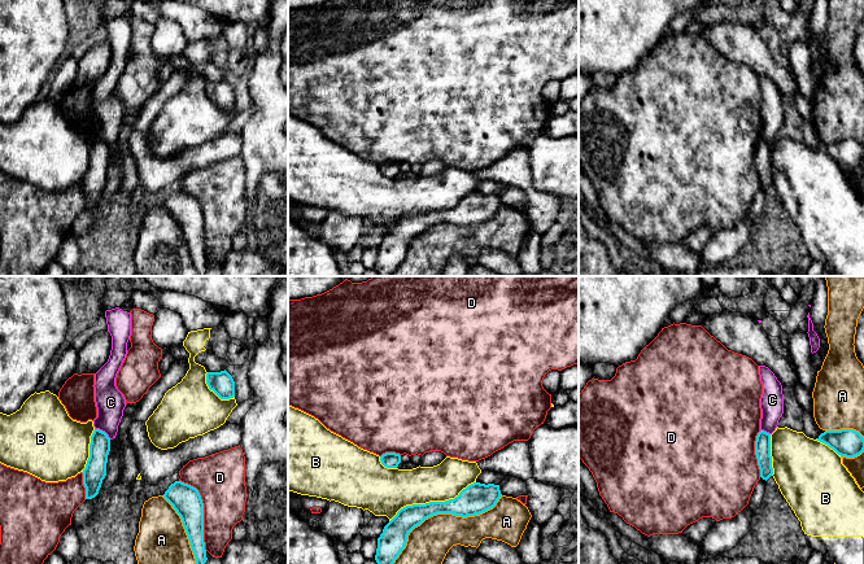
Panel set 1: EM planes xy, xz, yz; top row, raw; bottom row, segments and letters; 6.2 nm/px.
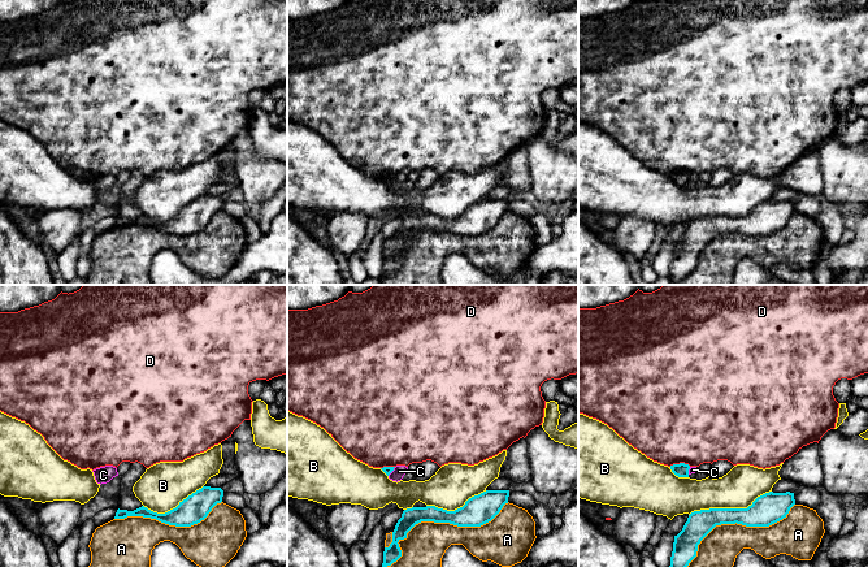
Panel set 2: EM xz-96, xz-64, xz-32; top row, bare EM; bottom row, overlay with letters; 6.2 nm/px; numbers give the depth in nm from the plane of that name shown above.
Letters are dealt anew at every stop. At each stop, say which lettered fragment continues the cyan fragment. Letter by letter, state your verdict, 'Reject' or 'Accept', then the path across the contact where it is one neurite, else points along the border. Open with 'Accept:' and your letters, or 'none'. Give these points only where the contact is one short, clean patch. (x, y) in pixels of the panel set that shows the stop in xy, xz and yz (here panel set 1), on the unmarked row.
Accept: none
A: Reject
B: Reject
C: Reject. Boundary: xy (95, 138), (99, 138), (110, 148)
D: Reject

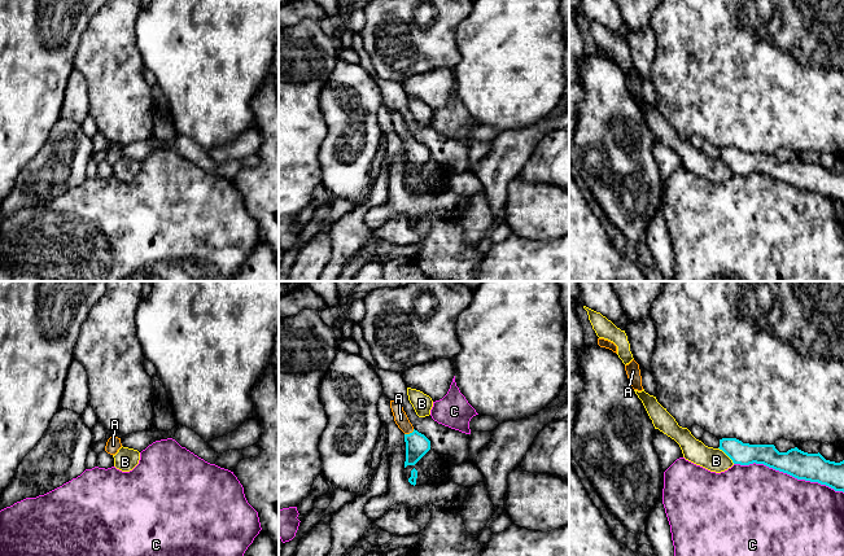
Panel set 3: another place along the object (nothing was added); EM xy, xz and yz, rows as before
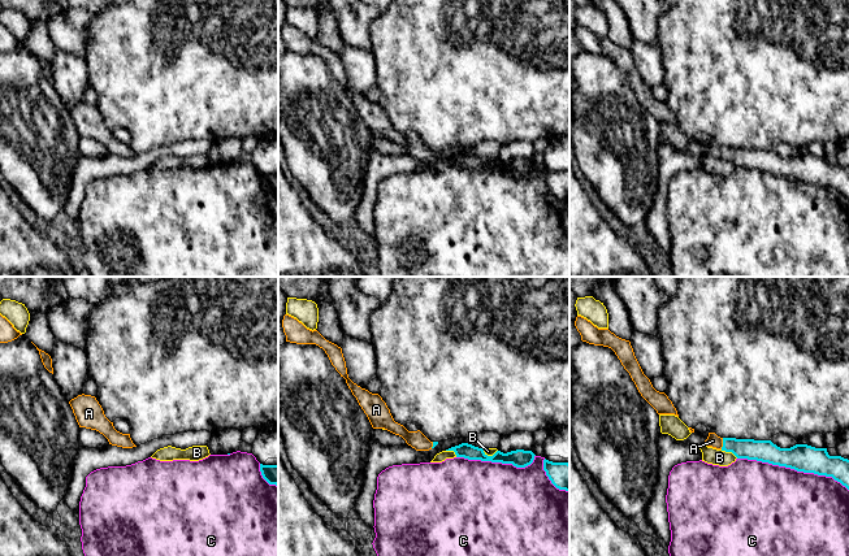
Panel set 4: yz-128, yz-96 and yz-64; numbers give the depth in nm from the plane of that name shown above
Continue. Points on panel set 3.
Accept: A
A: Accept. Path across: xz (418, 154), (410, 143), (401, 128)
B: Reject. Boundary: yz (718, 157), (734, 173)
C: Reject

